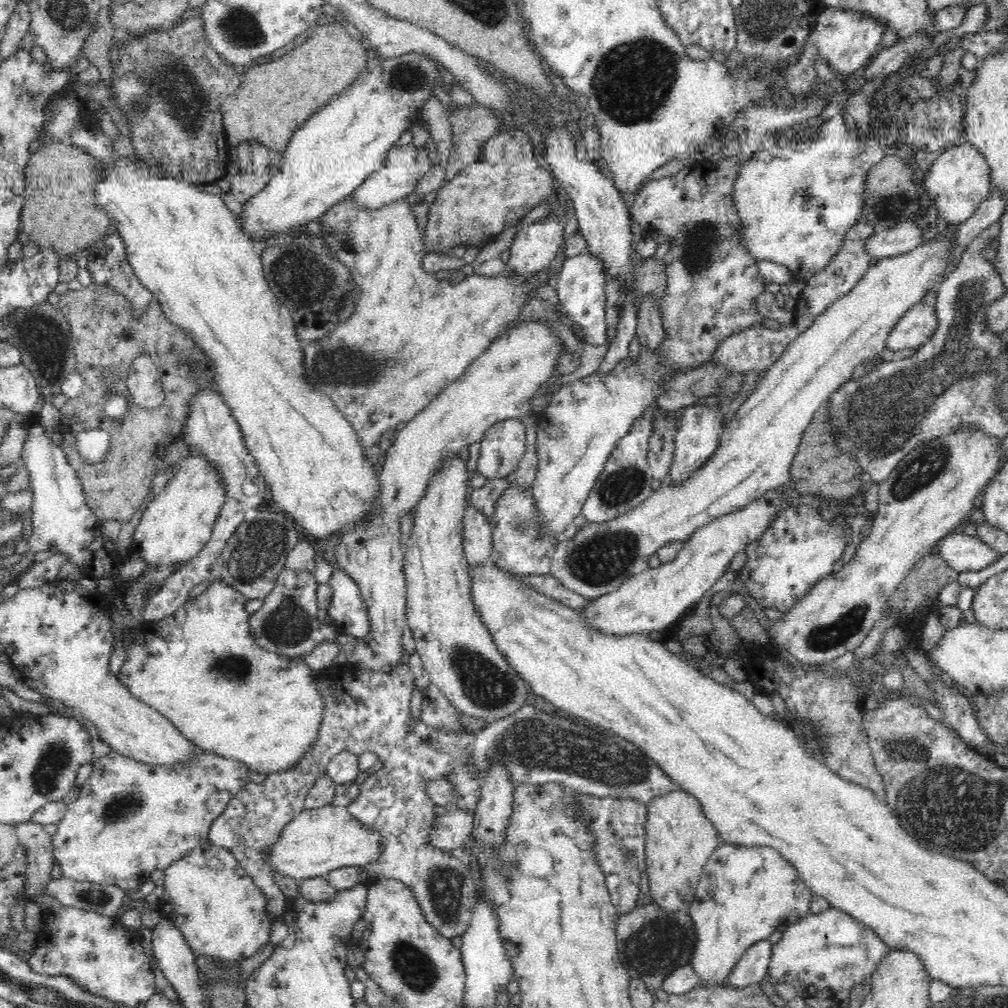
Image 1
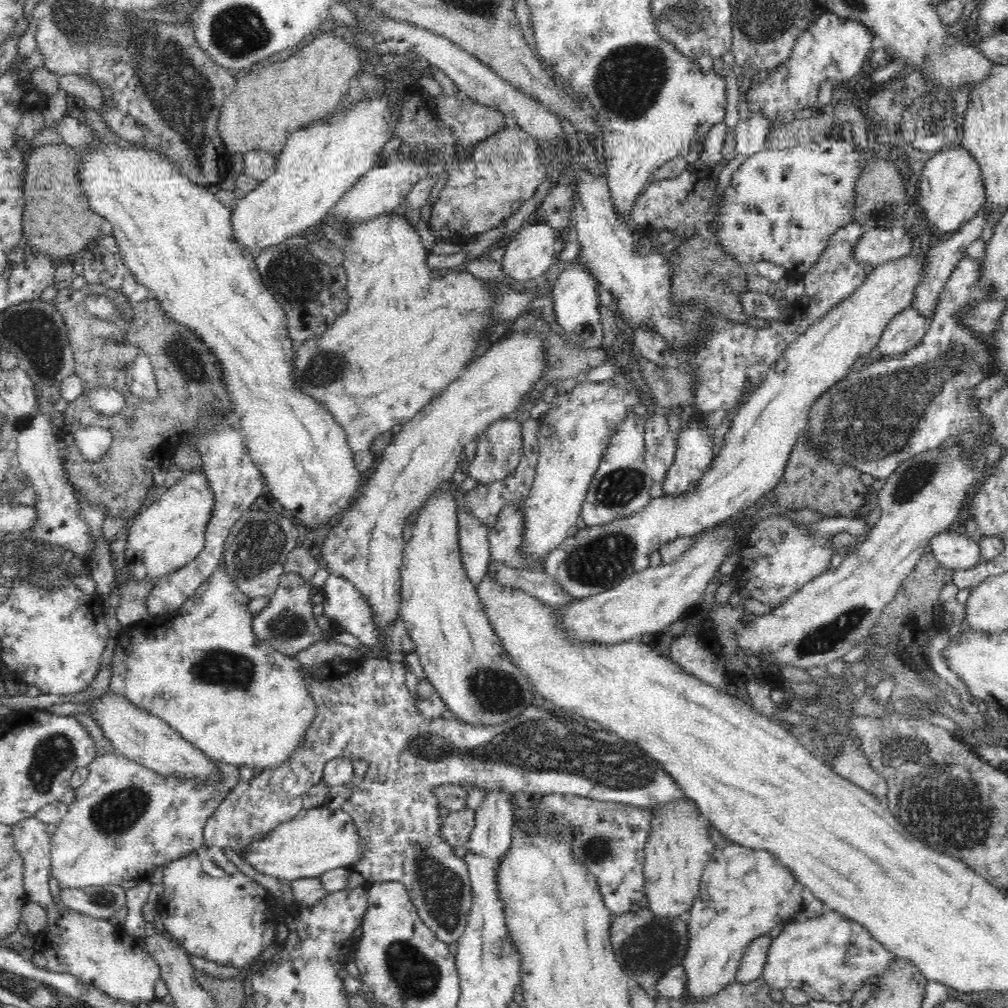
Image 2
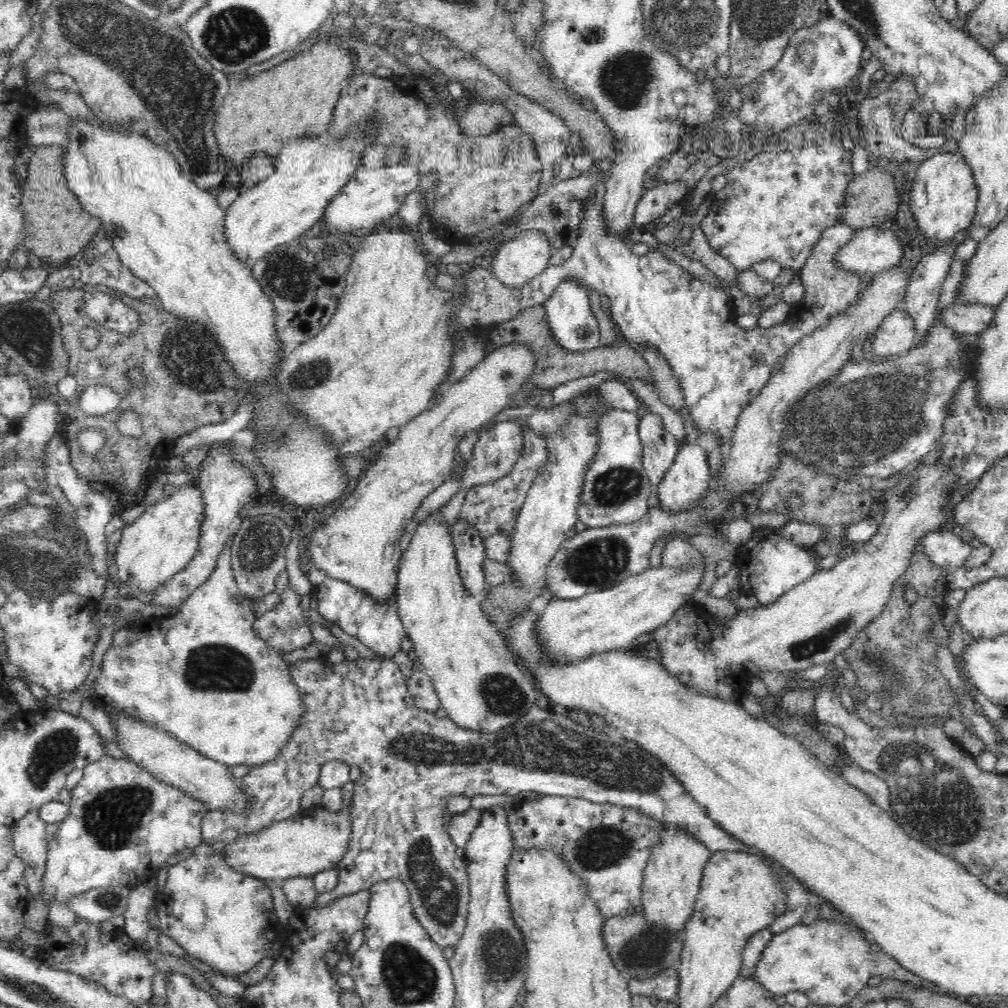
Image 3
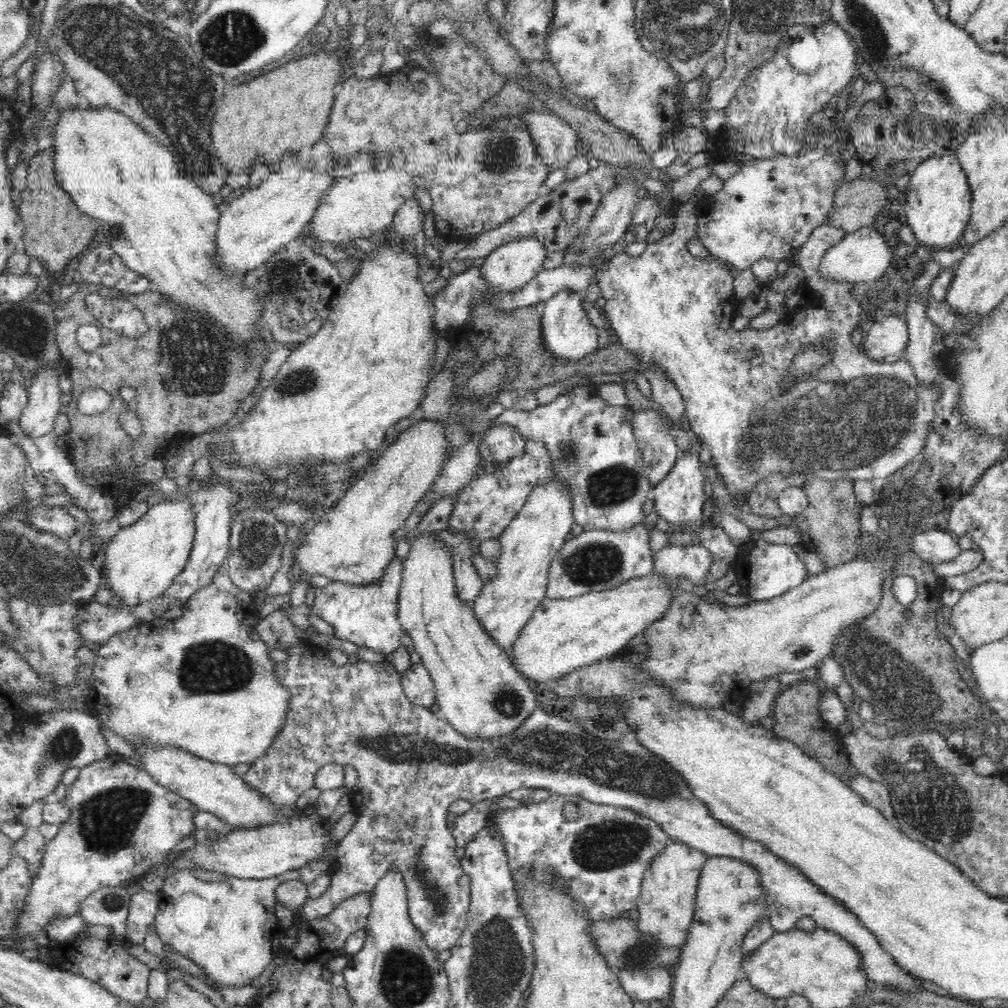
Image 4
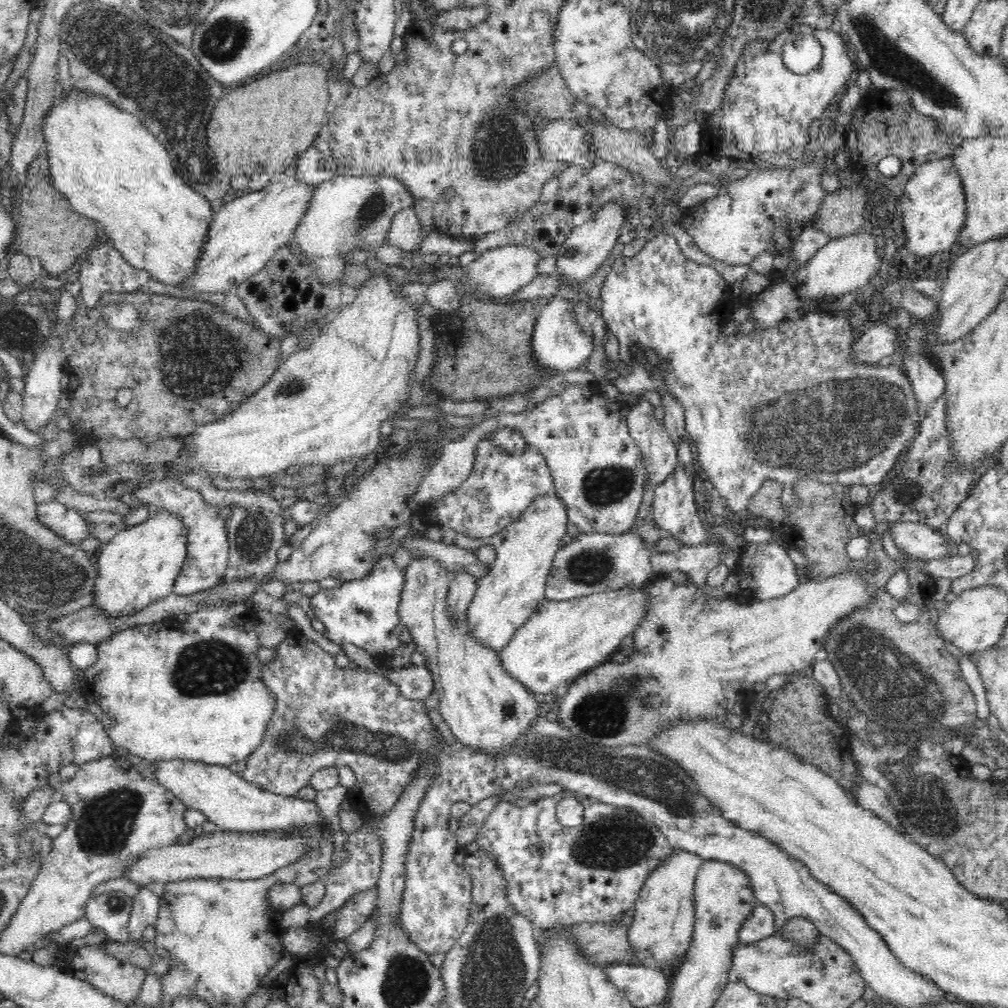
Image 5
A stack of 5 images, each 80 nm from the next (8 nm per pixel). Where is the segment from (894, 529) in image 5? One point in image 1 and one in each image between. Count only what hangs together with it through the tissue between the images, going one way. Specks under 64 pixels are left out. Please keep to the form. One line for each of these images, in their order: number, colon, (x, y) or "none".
1: (967, 554)
2: (957, 551)
3: (946, 549)
4: (936, 546)

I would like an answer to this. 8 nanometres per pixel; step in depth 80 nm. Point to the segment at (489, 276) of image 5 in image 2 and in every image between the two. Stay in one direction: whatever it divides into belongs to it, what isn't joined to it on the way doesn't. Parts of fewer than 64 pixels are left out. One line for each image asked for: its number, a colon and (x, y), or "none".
2: (530, 253)
3: (524, 257)
4: (514, 264)

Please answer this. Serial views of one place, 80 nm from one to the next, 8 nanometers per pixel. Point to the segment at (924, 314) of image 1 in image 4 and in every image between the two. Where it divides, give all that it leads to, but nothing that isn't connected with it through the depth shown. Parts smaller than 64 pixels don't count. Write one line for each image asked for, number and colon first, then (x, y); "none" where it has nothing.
2: (906, 331)
3: (897, 334)
4: (890, 336)

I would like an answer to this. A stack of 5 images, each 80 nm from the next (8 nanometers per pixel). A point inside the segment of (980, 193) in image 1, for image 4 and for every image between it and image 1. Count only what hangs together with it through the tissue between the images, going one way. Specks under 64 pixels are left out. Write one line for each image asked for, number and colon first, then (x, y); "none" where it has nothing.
2: (951, 188)
3: (943, 198)
4: (939, 198)

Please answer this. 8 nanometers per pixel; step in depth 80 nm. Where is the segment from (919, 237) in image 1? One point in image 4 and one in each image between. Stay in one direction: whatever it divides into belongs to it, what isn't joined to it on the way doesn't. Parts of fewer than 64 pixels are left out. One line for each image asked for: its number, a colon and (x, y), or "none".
2: (878, 245)
3: (873, 249)
4: (864, 255)

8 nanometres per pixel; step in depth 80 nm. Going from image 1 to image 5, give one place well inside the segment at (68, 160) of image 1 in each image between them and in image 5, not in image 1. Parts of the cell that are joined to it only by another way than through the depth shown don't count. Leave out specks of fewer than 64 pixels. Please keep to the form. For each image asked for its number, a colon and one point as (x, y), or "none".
2: (57, 220)
3: (57, 227)
4: (56, 231)
5: (52, 230)

